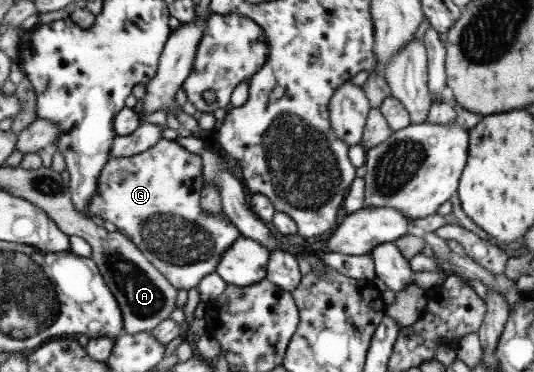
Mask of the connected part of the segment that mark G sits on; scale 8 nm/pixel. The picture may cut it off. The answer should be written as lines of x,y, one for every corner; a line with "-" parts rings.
160,139
140,153
131,155
129,157
119,157
118,159
108,159
108,161
103,165
101,172
99,173
99,178
97,178
97,185
95,186
95,192
89,196
89,204
87,204
87,215
93,217
99,217
104,221
111,222
116,228
116,232
123,235
127,240
131,241
133,245
143,255
147,258
147,261
150,261
151,264
155,266
155,269
158,269
159,272
165,276
167,282
173,286
176,290
178,289
191,289
195,287
199,280
209,273
213,273
217,267
219,258
223,255
223,251
227,250
231,243
239,237
238,230
228,221
227,215
223,211
219,213
203,213
201,205
199,205
200,191
204,185
203,179
201,178
201,159
199,155
194,155
186,151
184,147
179,145
177,141
169,139

